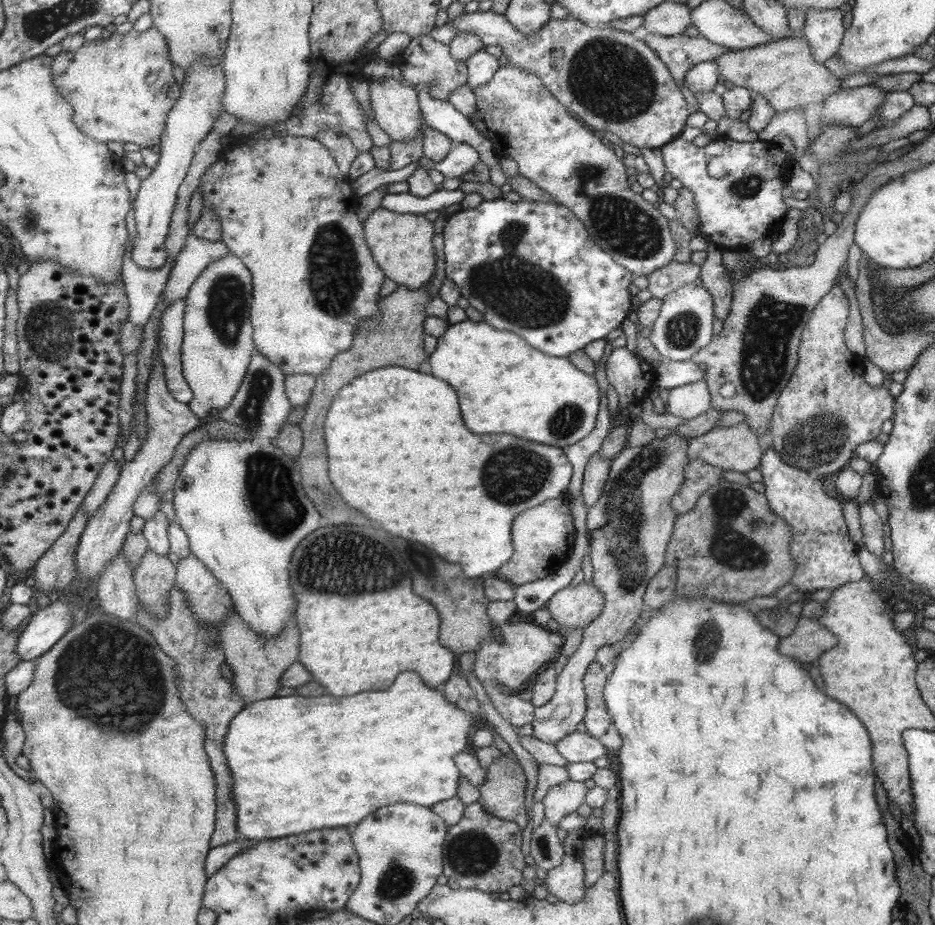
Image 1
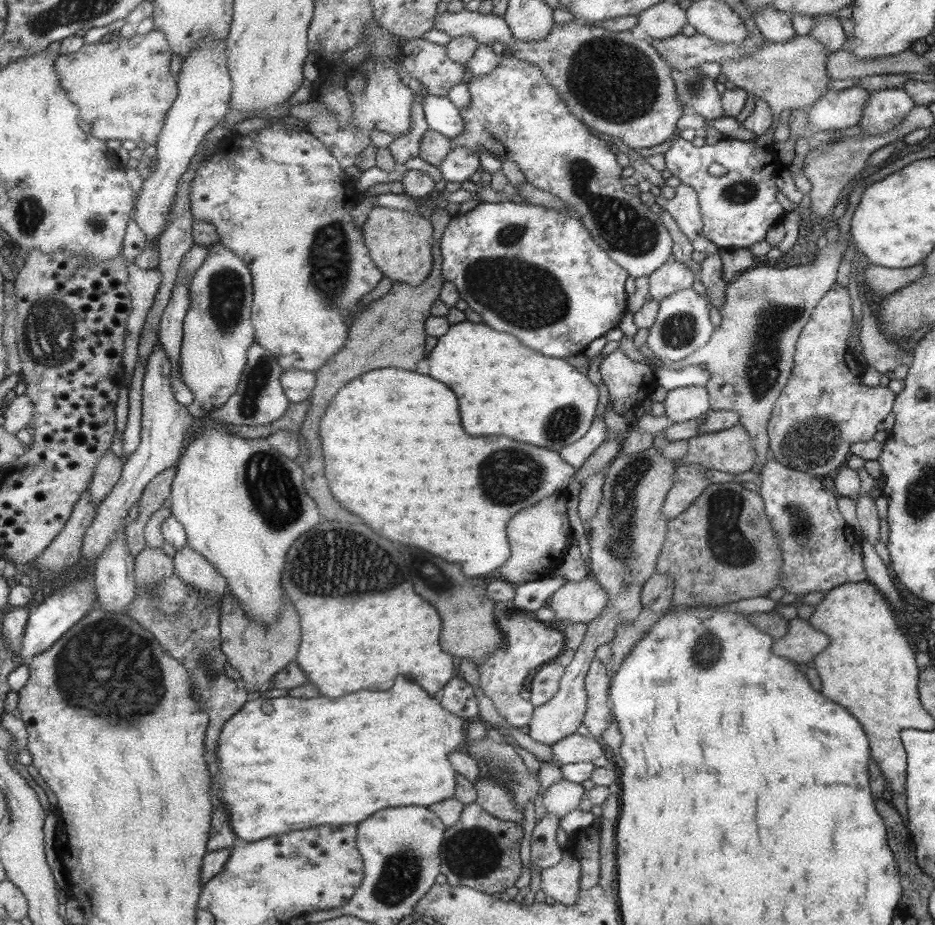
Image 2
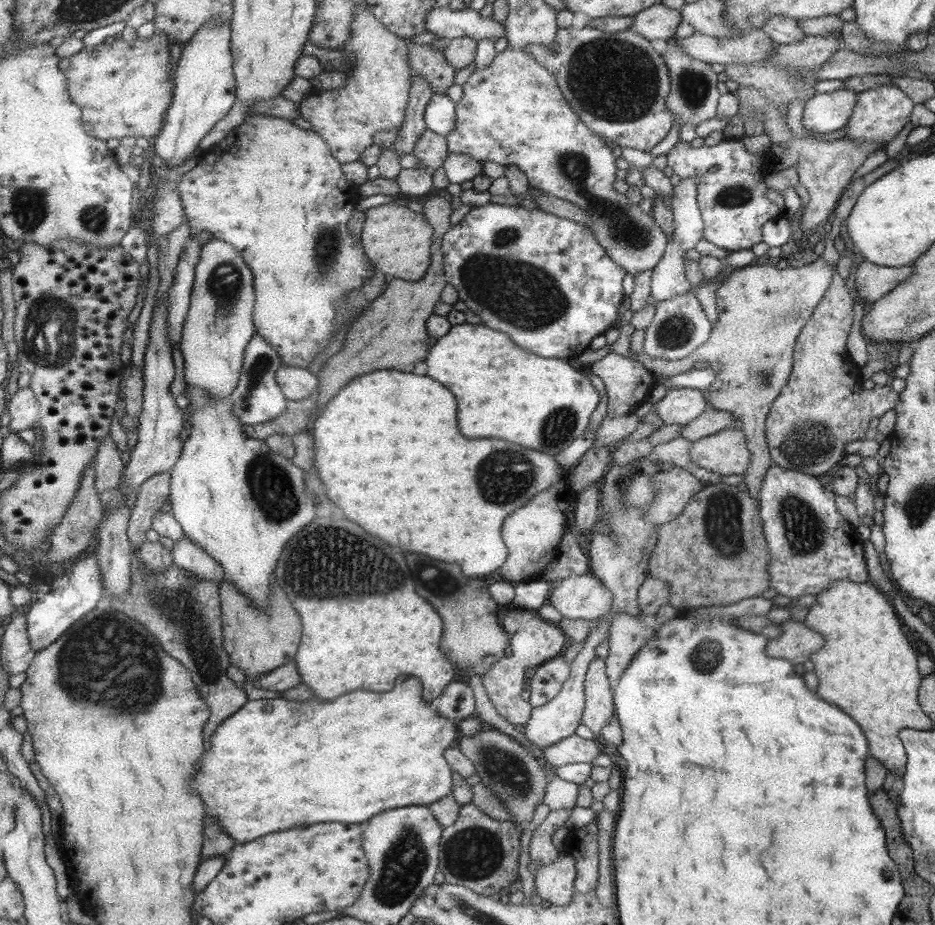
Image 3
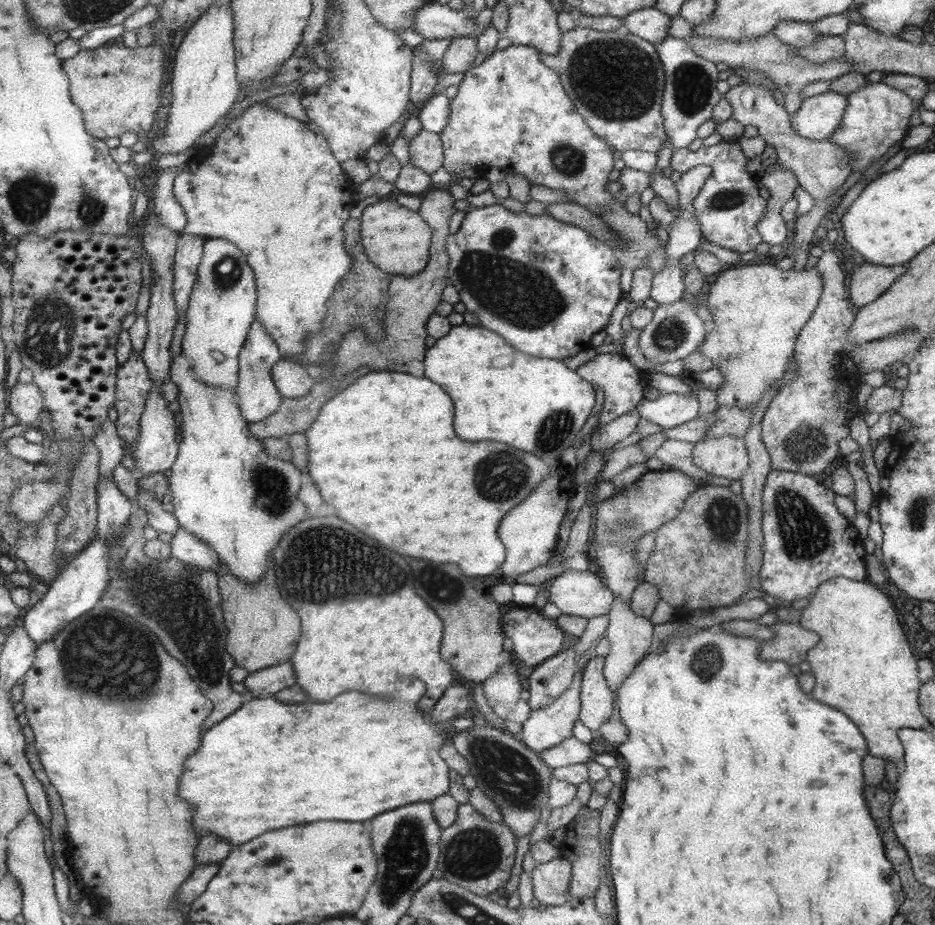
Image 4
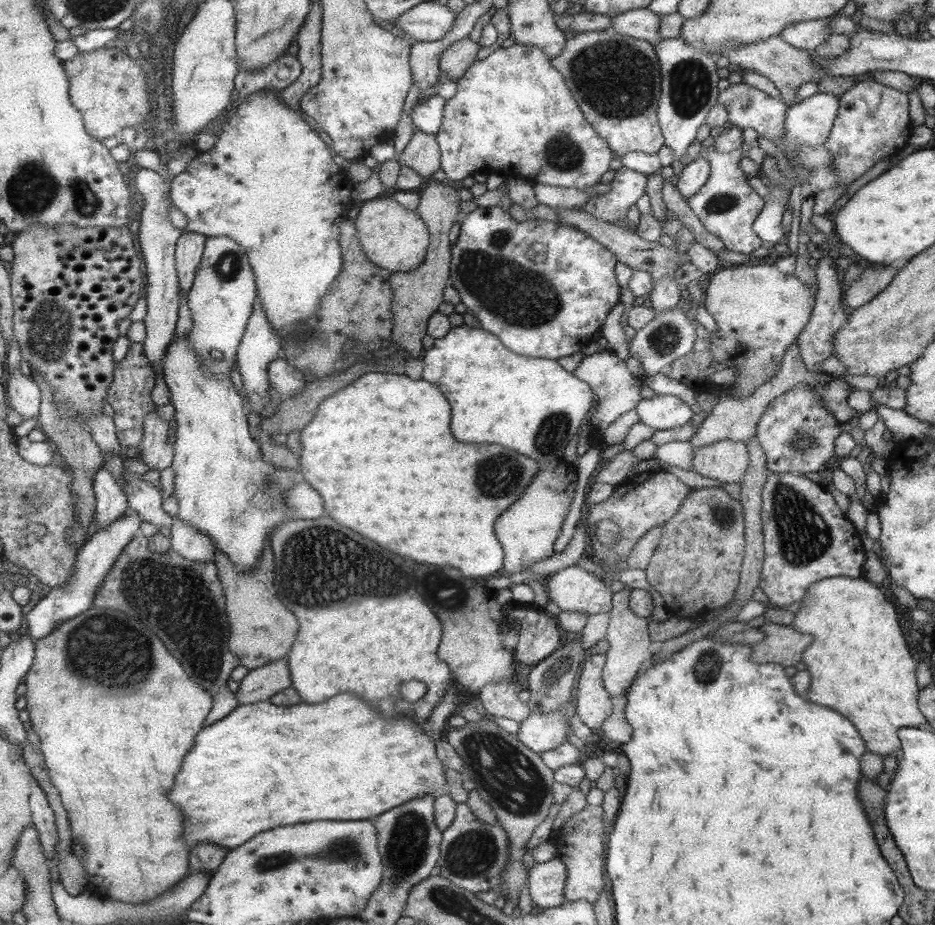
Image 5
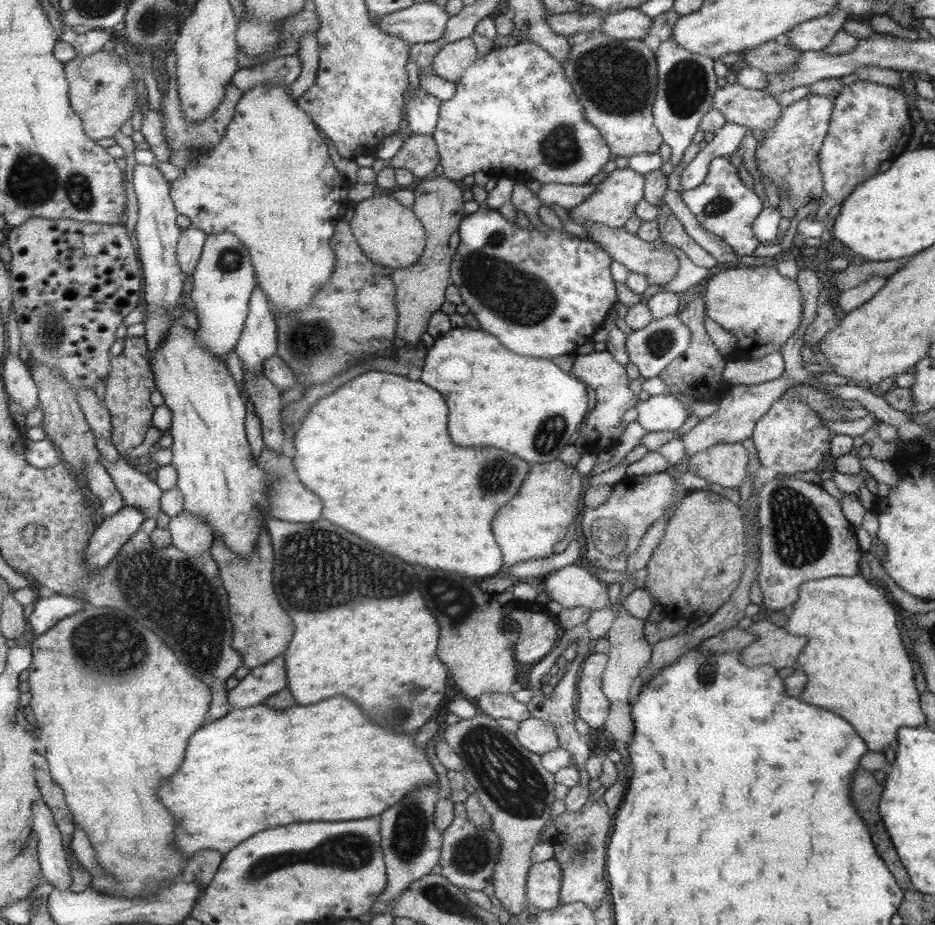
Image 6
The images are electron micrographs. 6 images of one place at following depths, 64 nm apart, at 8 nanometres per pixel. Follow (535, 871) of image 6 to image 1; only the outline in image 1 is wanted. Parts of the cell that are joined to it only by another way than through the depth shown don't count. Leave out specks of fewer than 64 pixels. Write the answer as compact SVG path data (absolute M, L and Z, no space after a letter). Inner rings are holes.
M564 855L559 866L547 870L542 882L557 900L581 902L584 897L584 865L577 855Z

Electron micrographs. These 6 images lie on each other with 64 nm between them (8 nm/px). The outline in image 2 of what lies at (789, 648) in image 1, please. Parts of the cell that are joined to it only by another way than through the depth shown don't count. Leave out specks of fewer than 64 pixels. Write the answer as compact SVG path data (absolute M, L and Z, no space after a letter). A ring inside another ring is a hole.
M795 617L788 620L787 632L781 638L773 640L772 653L804 665L827 648L830 640L824 631L817 630L806 620Z

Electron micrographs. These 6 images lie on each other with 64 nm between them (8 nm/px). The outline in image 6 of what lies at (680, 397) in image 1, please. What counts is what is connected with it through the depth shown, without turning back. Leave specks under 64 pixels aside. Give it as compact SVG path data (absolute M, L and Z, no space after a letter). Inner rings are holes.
M654 395L636 404L636 422L649 432L675 431L687 418L685 405L671 395Z

